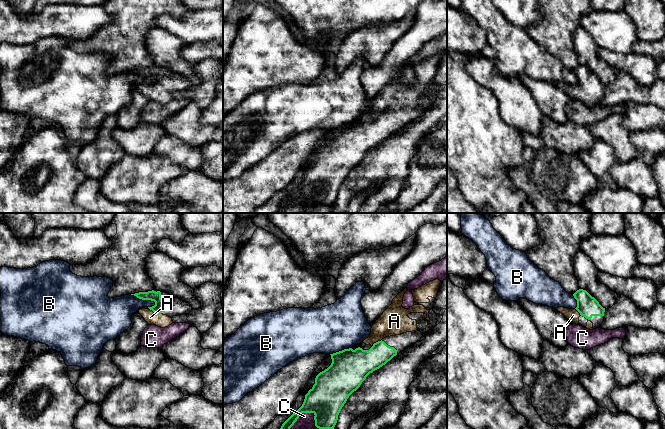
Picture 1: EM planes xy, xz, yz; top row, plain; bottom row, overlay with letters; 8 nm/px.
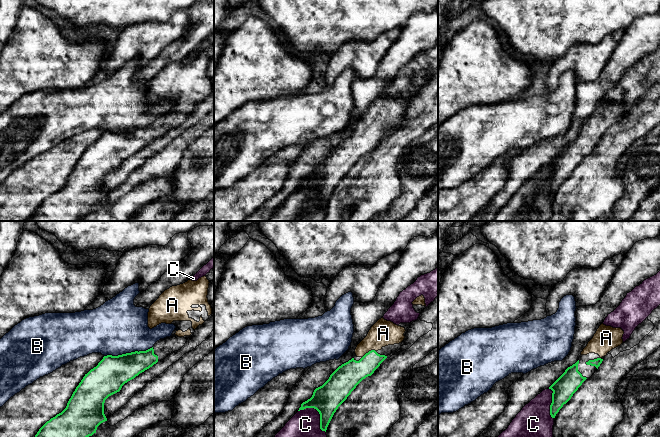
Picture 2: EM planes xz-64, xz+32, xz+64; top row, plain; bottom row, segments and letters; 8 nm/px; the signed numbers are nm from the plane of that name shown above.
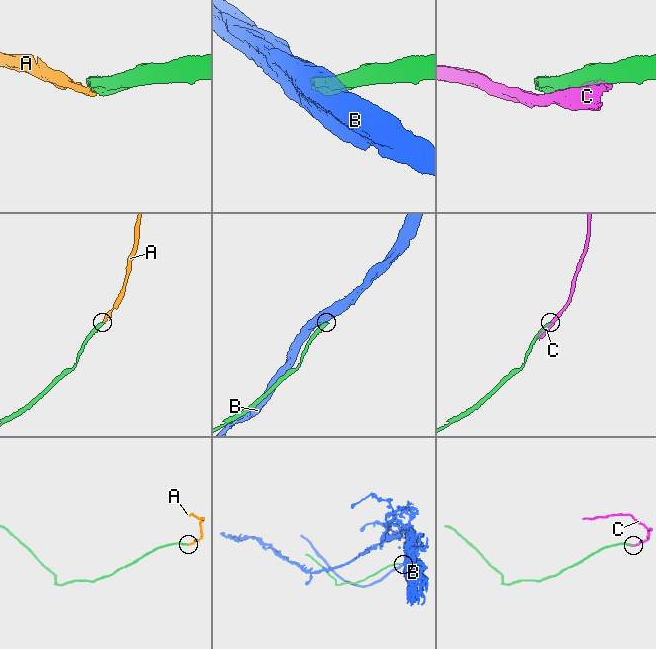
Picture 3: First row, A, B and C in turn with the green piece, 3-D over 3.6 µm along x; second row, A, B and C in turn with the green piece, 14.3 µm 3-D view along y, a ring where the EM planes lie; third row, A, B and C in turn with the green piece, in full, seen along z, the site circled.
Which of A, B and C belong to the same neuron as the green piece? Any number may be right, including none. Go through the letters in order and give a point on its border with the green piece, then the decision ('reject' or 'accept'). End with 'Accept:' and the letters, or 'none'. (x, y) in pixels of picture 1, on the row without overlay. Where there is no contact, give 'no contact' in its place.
A: xy (155, 89) | accept
B: xy (143, 75) | reject
C: xz (309, 188) | reject
Accept: A

